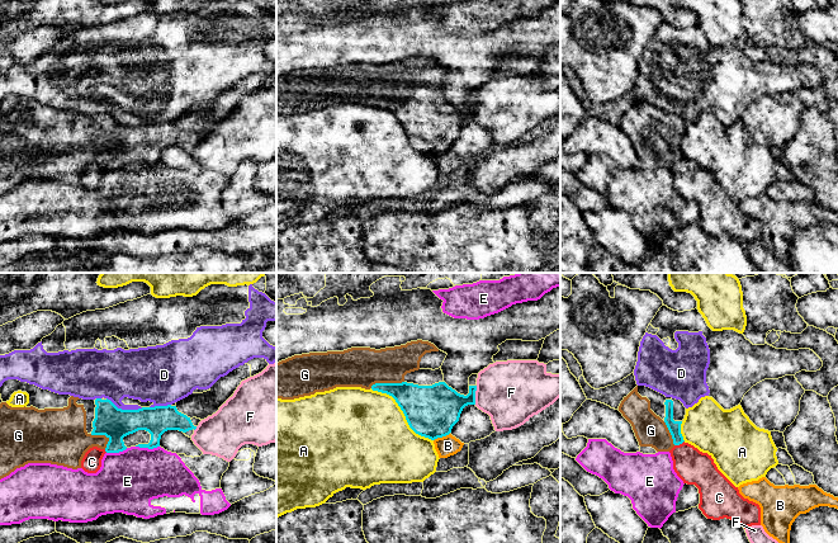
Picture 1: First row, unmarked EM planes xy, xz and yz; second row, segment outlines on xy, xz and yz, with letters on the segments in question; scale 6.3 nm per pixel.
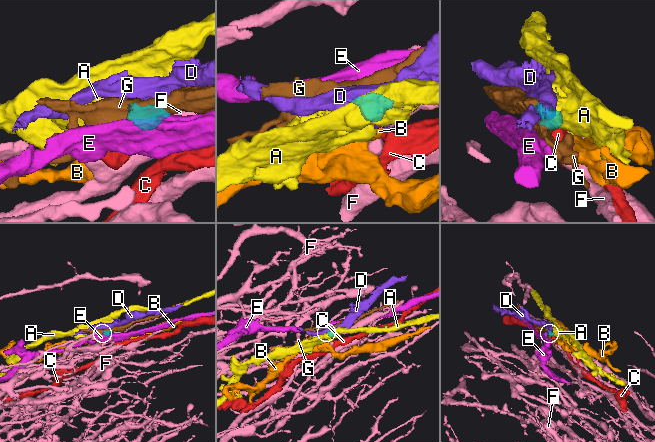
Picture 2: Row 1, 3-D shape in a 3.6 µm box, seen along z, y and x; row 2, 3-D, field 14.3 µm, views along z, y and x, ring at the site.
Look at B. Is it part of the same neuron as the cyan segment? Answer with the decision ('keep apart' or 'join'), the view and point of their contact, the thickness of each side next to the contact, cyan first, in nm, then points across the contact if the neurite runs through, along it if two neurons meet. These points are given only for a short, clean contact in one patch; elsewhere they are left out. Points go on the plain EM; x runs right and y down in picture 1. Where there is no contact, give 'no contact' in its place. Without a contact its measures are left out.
keep apart | xz (441, 152) | 340/130 nm | along xz (449, 149), (434, 156)

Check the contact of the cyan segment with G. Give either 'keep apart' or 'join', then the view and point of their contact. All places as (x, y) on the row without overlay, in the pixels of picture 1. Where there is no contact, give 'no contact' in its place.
join; meets cyan in xz at (387, 99)

